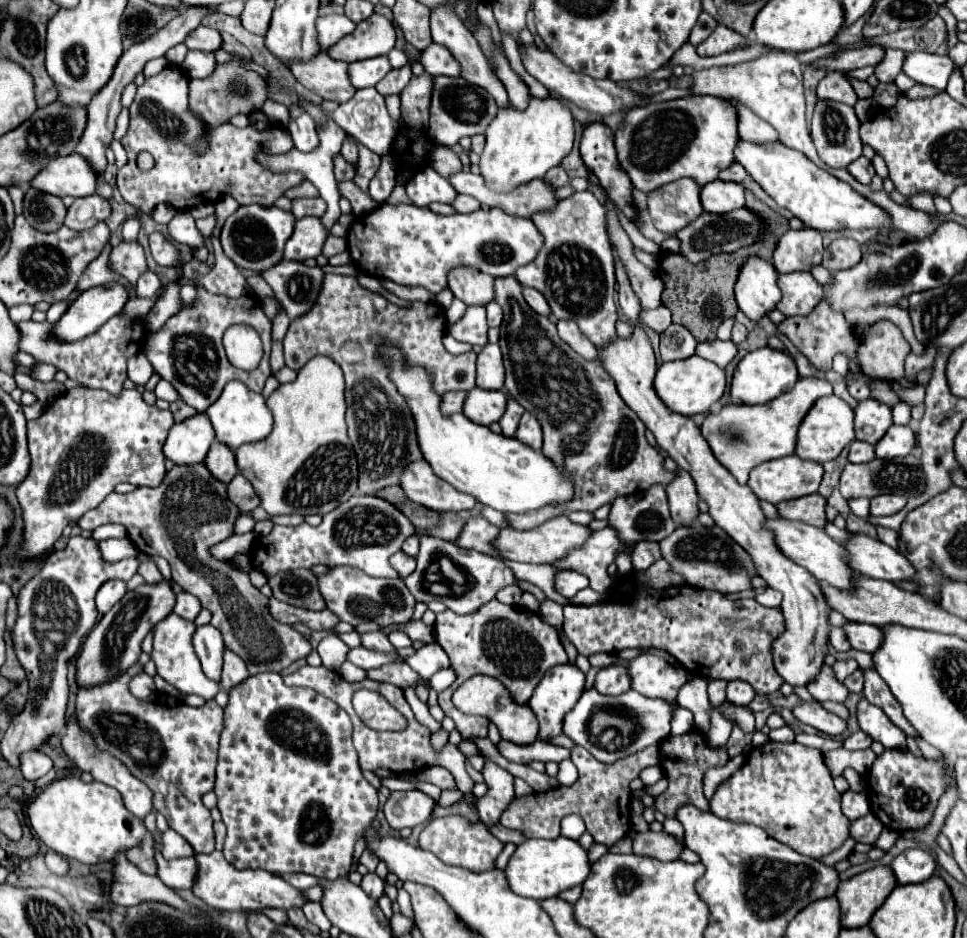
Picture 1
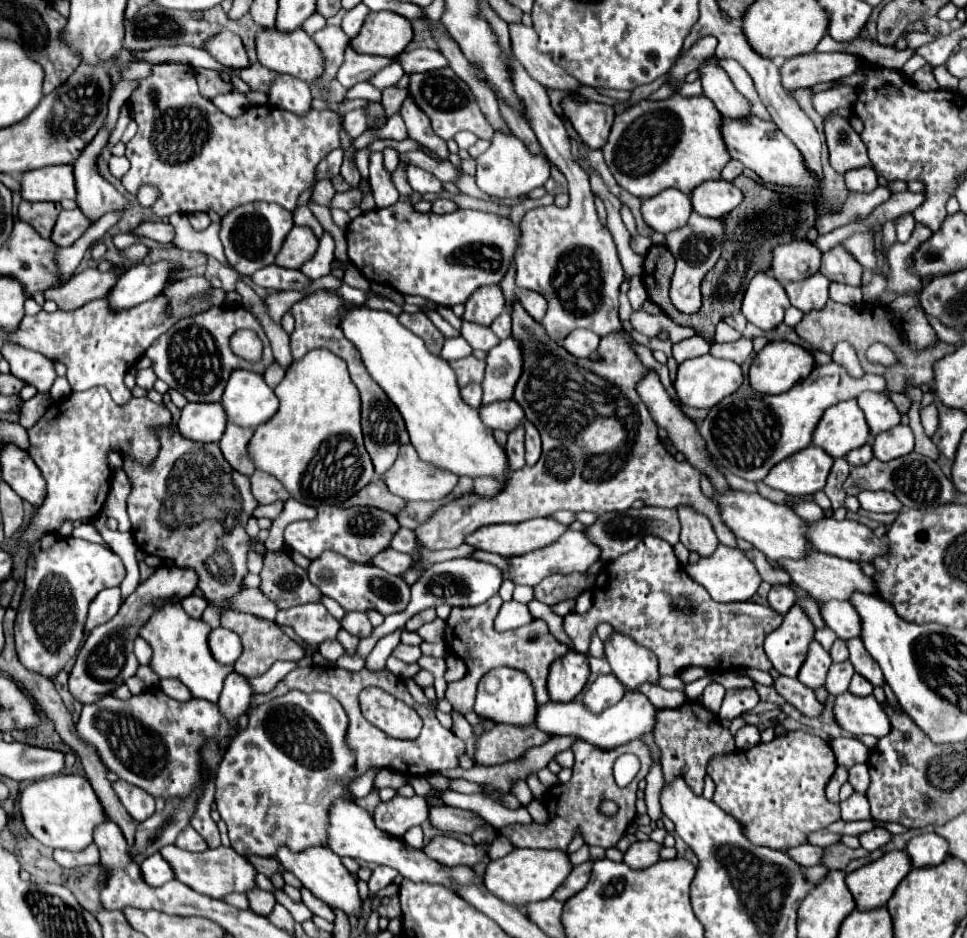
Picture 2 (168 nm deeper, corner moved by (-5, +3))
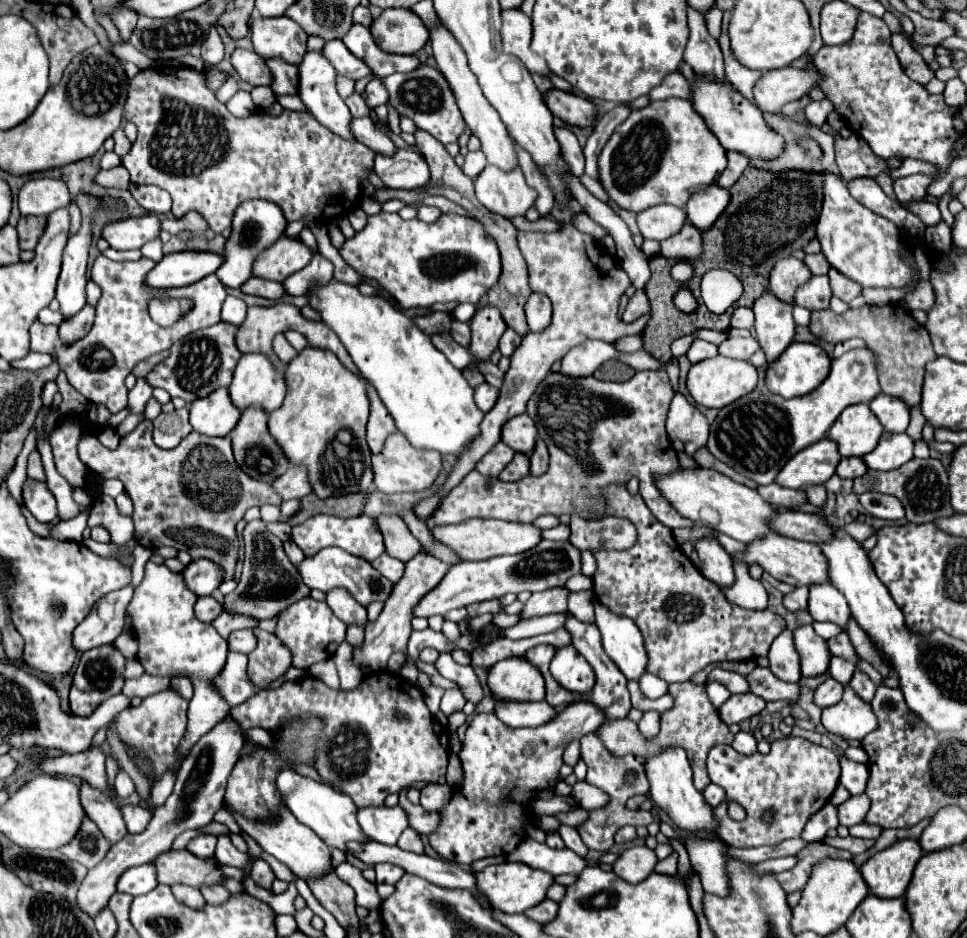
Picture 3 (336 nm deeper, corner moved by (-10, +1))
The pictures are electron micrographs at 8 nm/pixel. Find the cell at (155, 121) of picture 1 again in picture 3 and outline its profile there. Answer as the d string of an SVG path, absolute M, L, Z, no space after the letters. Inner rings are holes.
M170 67L170 69L144 69L140 71L132 83L130 83L130 91L128 91L128 101L126 101L126 111L124 111L124 117L126 121L132 121L136 127L138 127L138 137L136 141L132 143L130 151L122 157L122 165L128 169L130 173L130 181L134 185L156 185L160 189L166 189L172 197L171 213L174 213L178 219L184 217L186 213L196 211L200 213L208 227L214 231L214 233L222 233L224 229L230 227L230 219L232 219L232 211L242 203L242 201L248 201L248 199L266 199L266 201L274 201L278 203L278 207L284 211L284 217L286 221L304 221L306 227L310 227L312 223L326 223L334 217L340 217L340 215L346 215L352 207L358 205L358 199L360 199L360 187L362 183L368 179L368 173L372 171L372 163L374 163L374 151L358 141L346 141L346 139L340 139L340 135L328 131L328 127L320 125L312 115L304 113L304 111L282 111L280 117L270 117L266 115L265 111L252 113L250 117L244 117L244 119L238 119L234 117L226 105L222 105L214 91L208 89L206 85L206 75L204 71L198 73L198 71L192 71L192 69L180 69L180 67Z

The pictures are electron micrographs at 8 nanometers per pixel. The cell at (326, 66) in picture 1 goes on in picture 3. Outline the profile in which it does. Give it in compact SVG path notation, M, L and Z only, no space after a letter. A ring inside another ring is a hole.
M288 17L280 19L250 19L252 45L254 51L264 57L280 57L288 63L298 65L306 53L308 35L300 25L296 25Z

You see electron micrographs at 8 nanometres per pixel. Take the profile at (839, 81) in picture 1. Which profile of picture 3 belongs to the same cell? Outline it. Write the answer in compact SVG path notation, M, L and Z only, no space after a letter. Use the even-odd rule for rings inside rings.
M828 99L814 101L814 103L810 103L810 105L806 107L806 117L808 117L810 123L814 123L814 125L822 125L832 109L834 109L834 107L832 107L832 103L830 103Z

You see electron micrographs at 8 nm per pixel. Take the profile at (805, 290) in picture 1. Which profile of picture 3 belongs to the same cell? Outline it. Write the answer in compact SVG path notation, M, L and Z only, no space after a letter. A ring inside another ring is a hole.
M818 275L818 277L808 279L808 283L798 287L794 299L796 299L796 305L802 305L810 311L828 309L830 299L832 299L832 289L830 289L830 283L828 283L828 275Z

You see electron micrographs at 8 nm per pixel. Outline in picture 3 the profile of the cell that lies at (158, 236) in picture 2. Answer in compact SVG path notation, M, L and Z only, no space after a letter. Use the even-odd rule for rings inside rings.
M142 215L142 217L128 217L116 223L108 223L102 229L102 237L108 241L110 247L118 251L140 249L150 239L160 235L160 219L156 215Z

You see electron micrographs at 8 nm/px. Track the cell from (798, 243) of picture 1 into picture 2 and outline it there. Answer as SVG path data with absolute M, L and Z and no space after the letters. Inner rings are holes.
M793 239L773 249L771 273L779 283L803 281L819 271L821 249L809 239Z

